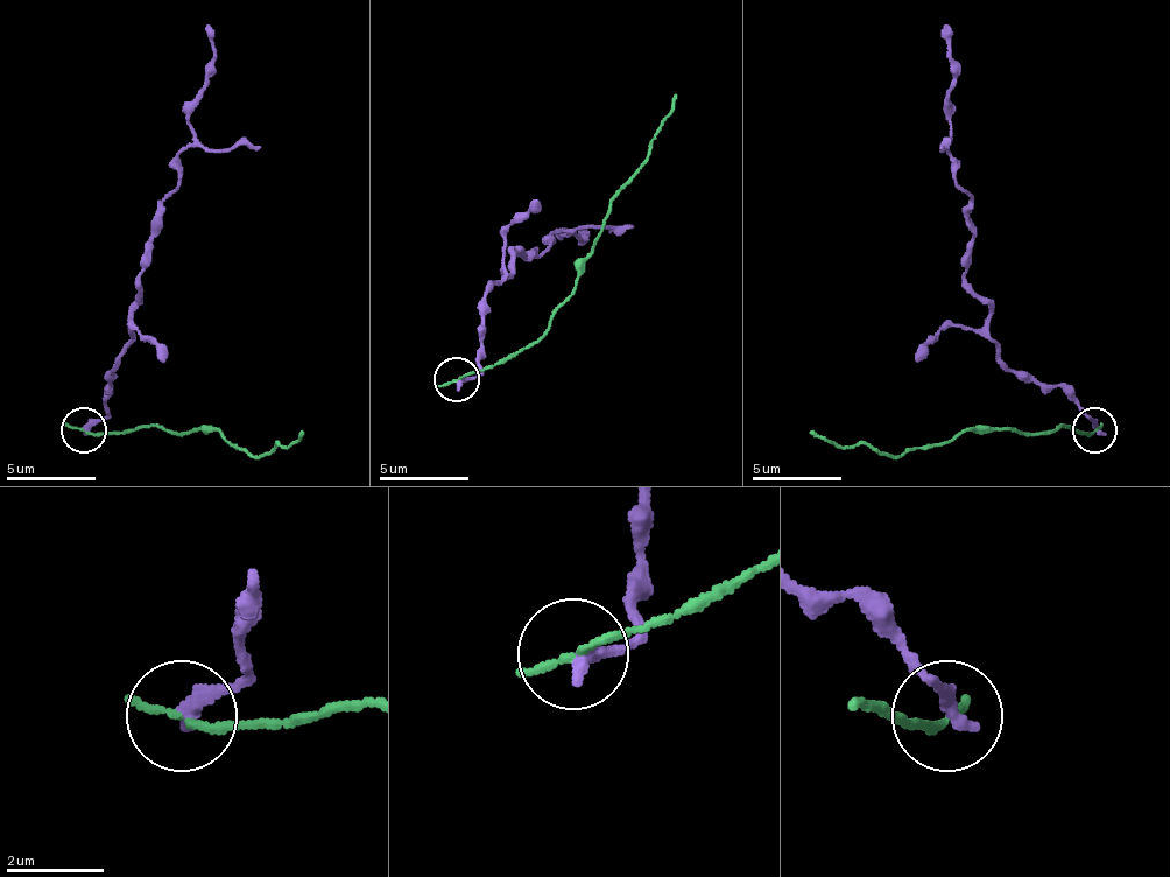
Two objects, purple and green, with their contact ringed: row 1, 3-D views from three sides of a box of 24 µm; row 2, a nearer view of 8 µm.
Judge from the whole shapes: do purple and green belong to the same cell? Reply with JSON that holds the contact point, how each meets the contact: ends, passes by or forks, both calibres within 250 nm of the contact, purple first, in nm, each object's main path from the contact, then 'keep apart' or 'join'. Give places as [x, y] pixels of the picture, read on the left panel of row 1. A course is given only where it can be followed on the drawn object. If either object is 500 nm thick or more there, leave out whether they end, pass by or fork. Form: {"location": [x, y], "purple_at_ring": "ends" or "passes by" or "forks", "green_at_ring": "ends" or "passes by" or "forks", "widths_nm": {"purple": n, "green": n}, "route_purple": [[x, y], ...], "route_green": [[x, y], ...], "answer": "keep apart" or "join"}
{"location": [84, 429], "purple_at_ring": "ends", "green_at_ring": "ends", "widths_nm": {"purple": 360, "green": 190}, "route_purple": [[85, 428], [107, 411], [156, 204], [180, 181], [180, 154], [192, 146], [188, 105], [215, 56], [206, 25]], "route_green": [[85, 428], [215, 428], [238, 447], [265, 456], [277, 442], [291, 447], [301, 428]], "answer": "keep apart"}

